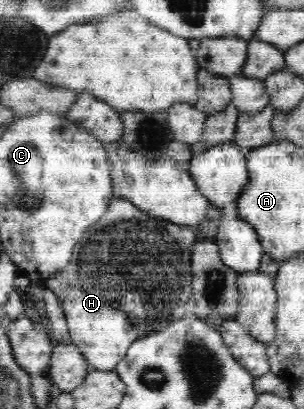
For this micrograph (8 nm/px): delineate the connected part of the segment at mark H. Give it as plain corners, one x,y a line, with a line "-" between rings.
119,196
110,201
107,211
93,227
87,227
68,265
53,279
45,281
43,287
57,295
72,343
83,352
91,370
113,370
133,342
165,329
186,314
192,295
191,256
197,239
197,227
152,216

